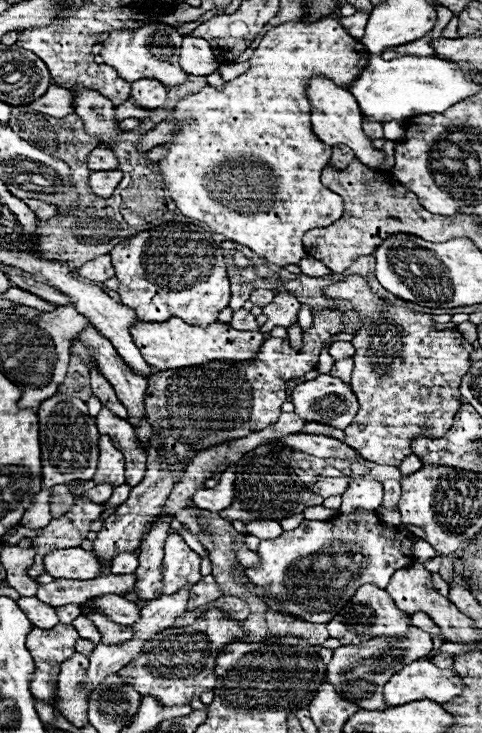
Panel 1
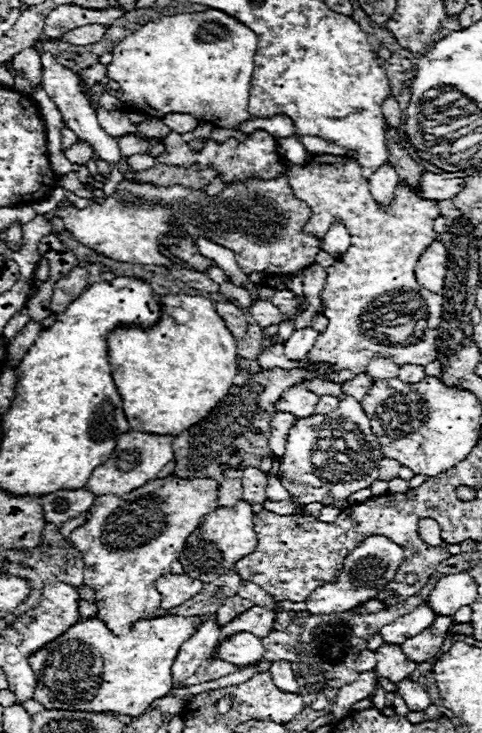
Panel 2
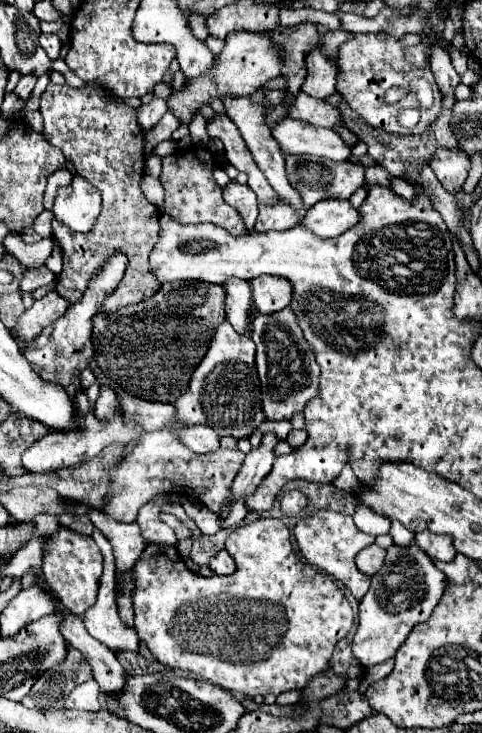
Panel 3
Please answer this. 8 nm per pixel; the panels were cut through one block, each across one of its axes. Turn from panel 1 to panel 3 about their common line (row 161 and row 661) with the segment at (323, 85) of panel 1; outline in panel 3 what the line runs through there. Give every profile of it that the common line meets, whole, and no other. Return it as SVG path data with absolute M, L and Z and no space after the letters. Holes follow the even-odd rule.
M392 546L386 554L386 566L372 576L370 590L360 602L360 624L354 634L352 650L364 668L394 658L398 646L408 638L414 624L430 618L434 606L444 594L446 576L438 572L432 560L416 546Z

